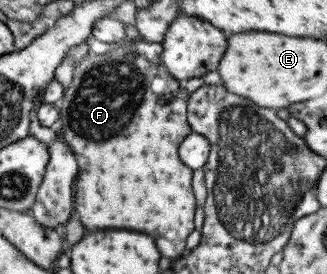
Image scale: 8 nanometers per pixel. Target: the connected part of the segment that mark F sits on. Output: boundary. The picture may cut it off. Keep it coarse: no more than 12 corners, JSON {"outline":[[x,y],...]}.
{"outline":[[88,53],[58,102],[85,229],[193,230],[182,83]]}

